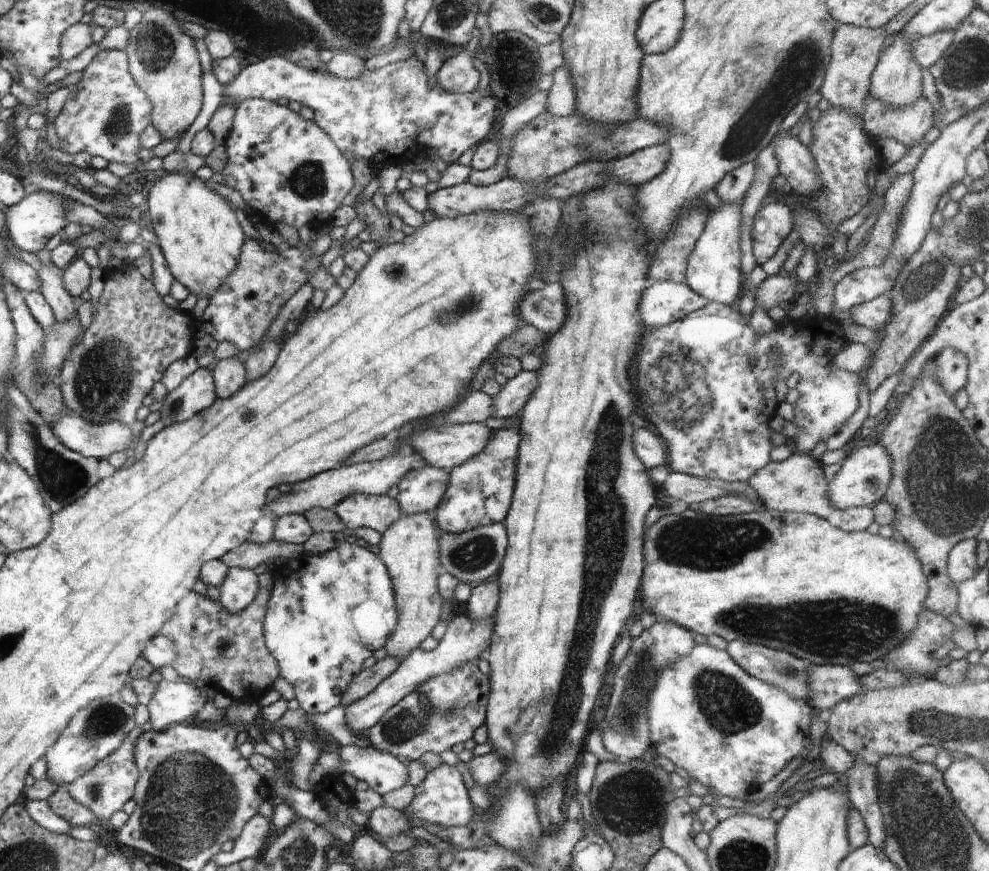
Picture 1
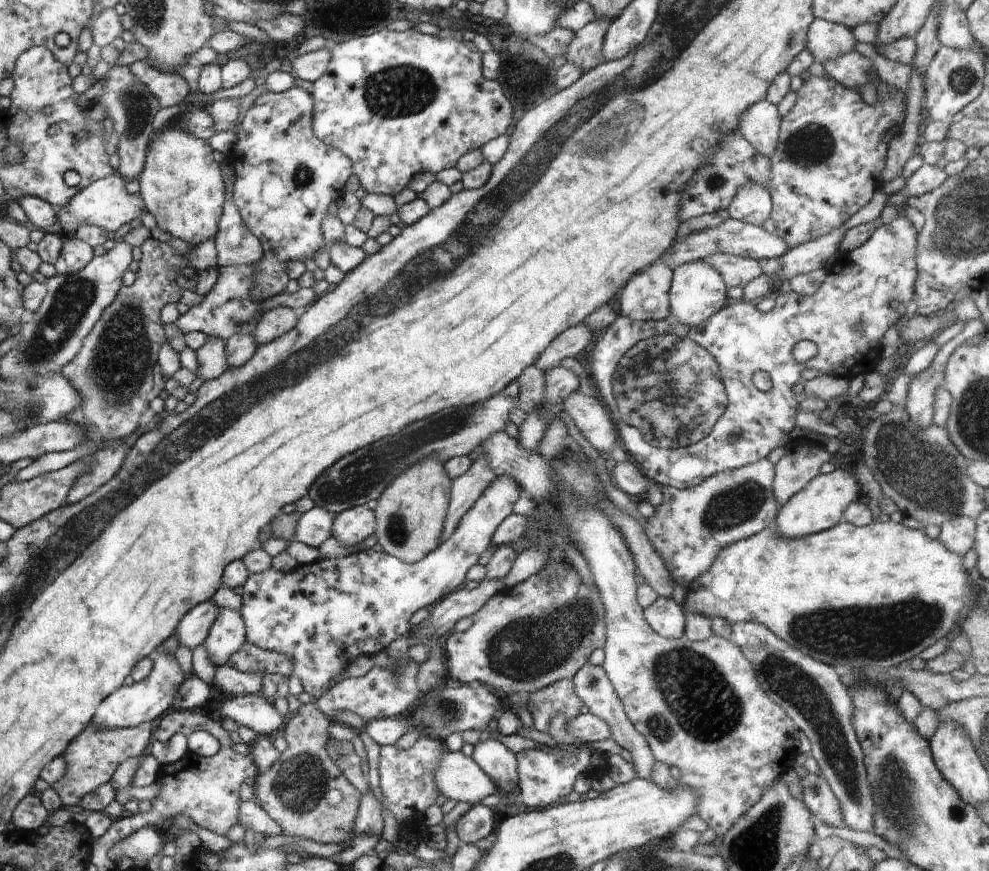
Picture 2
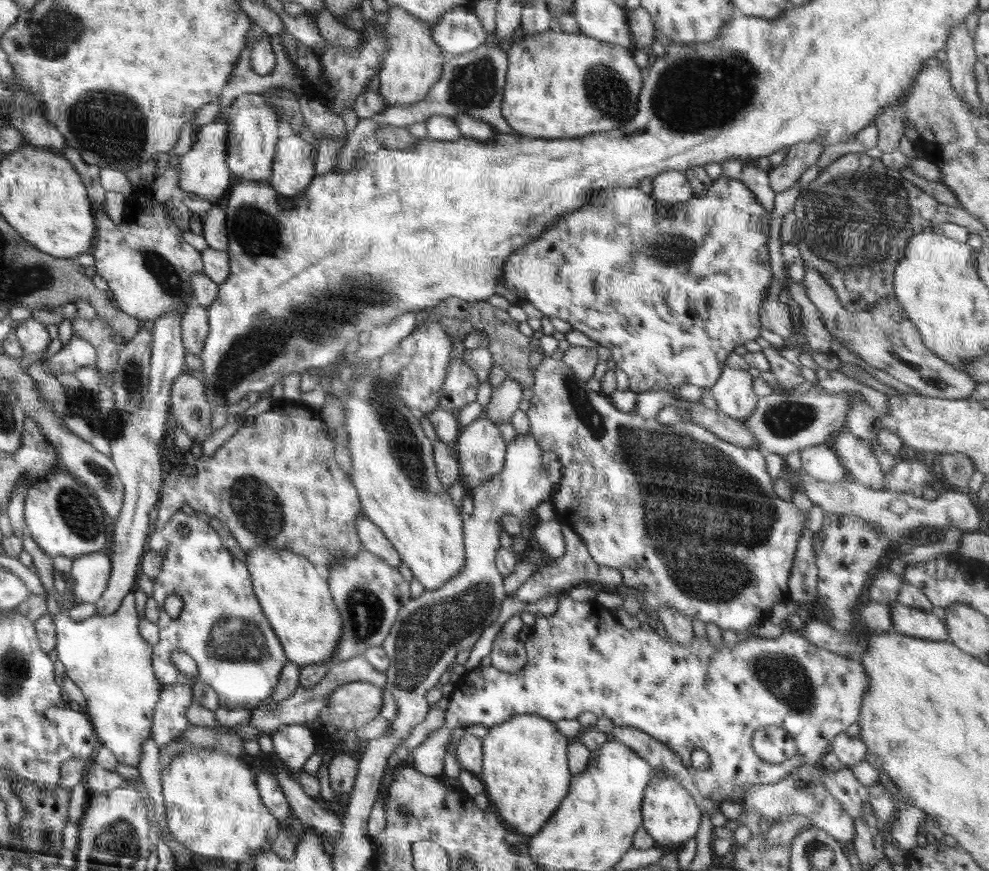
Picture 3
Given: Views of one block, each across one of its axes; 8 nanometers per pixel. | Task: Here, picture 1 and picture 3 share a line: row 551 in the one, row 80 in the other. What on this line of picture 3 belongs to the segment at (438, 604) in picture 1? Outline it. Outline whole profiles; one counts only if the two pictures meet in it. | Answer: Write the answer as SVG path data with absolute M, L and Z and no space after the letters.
M391 6L387 10L384 34L388 38L388 49L381 70L378 73L380 80L379 93L387 106L408 106L421 100L438 83L443 72L447 55L432 39L432 25L429 25L409 14L404 8Z

